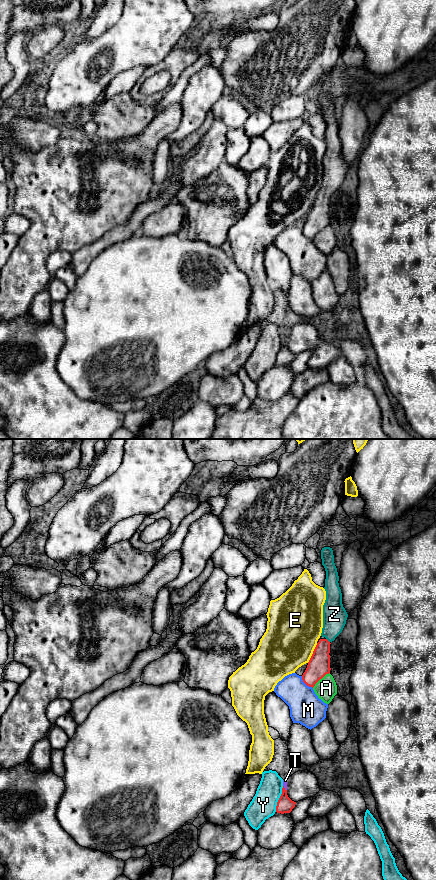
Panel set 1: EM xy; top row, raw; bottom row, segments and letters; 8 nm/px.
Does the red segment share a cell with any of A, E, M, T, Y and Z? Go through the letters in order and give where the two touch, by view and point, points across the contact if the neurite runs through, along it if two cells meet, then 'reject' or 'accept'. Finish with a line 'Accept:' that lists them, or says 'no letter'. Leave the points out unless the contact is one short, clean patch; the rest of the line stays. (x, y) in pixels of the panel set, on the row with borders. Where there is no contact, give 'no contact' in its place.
A: contact xy (320, 678); reject
E: contact xy (313, 653); reject
M: contact xy (305, 683); reject
T: contact xy (284, 788); reject
Y: contact xy (279, 799); reject
Z: contact xy (327, 640); way xy (318, 666), (323, 645), (327, 640), (334, 614); accept
Accept: Z

